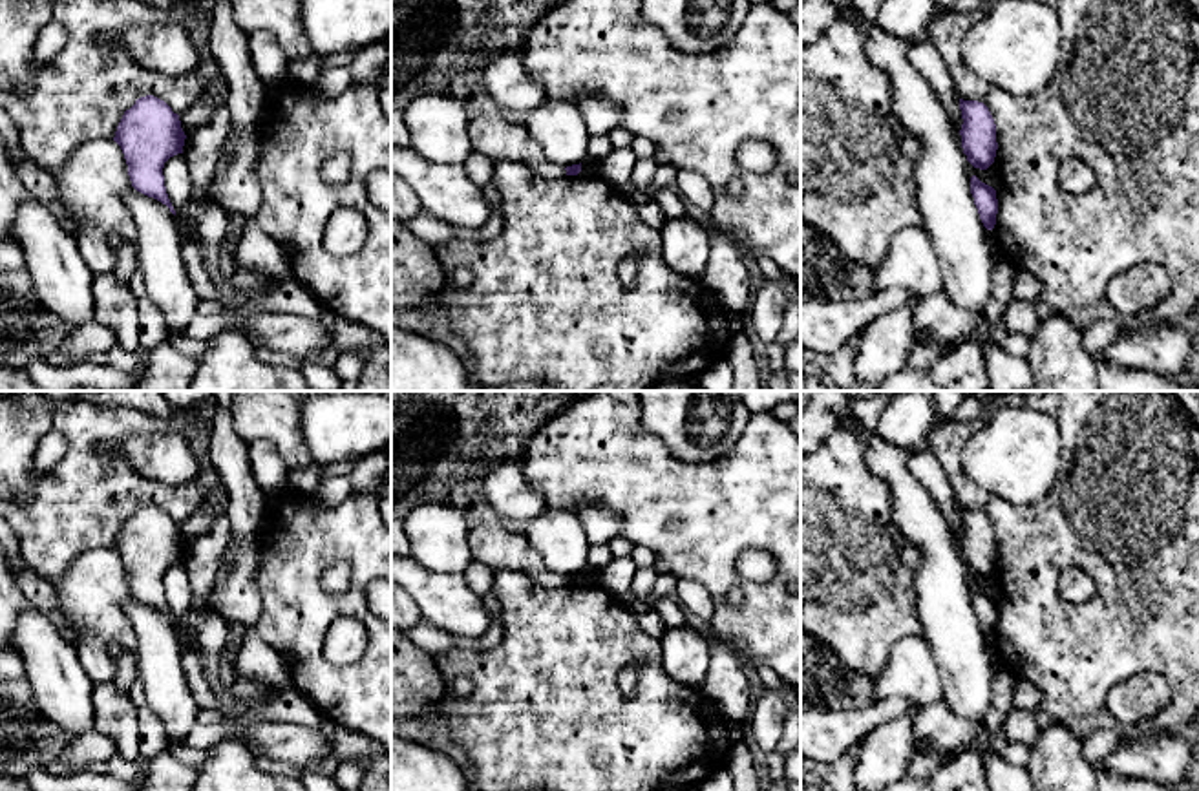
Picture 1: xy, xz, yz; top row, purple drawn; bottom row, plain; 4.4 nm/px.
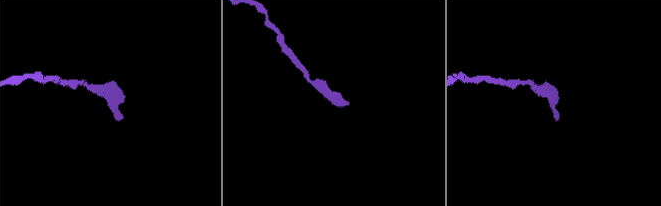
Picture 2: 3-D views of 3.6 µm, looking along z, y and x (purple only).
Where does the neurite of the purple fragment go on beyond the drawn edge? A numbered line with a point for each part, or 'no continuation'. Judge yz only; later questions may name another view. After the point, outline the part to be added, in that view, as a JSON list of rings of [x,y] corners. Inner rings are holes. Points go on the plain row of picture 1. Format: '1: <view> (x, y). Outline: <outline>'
no continuation

